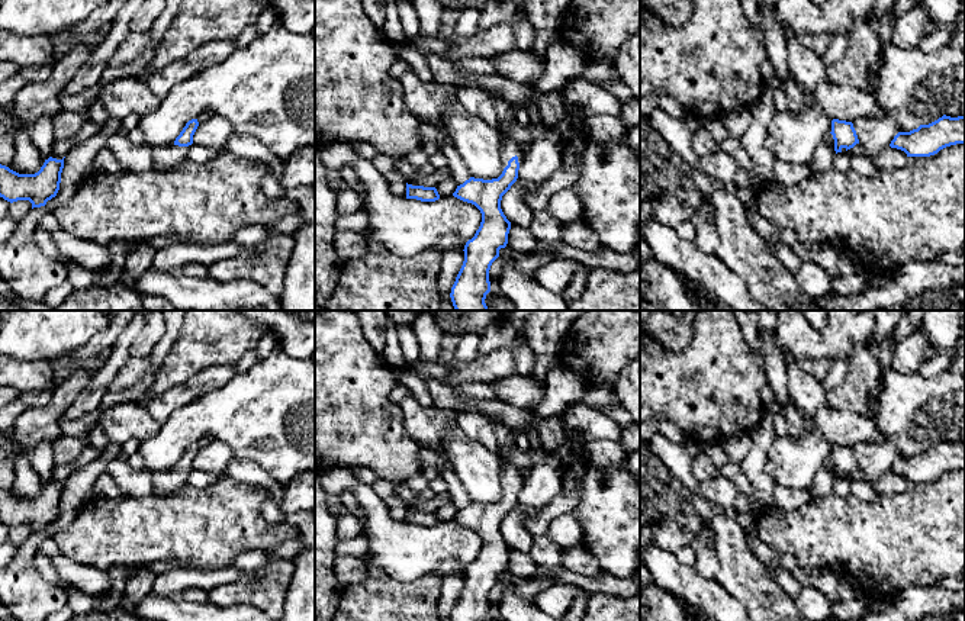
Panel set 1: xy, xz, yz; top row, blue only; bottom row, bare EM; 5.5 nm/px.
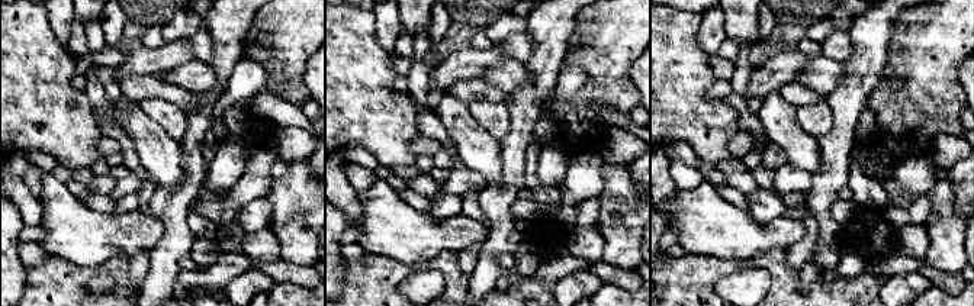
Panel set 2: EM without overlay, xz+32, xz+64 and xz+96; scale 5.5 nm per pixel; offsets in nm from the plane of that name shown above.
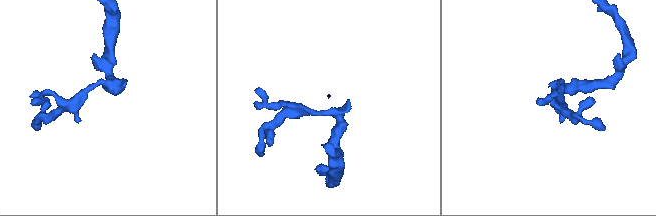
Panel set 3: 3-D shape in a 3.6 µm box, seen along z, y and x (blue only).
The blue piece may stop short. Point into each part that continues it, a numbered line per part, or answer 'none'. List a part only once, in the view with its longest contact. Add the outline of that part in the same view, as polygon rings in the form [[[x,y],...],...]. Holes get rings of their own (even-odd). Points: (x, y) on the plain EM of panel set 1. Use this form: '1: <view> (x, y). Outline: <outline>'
1: xz (510, 473). Outline: [[[501,454],[502,456],[502,463],[504,463],[504,470],[502,470],[502,489],[504,489],[504,493],[508,490],[508,486],[512,483],[512,482],[518,482],[518,488],[520,490],[522,489],[522,483],[524,483],[524,479],[521,476],[521,469],[518,469],[515,464],[512,464],[506,456]]]

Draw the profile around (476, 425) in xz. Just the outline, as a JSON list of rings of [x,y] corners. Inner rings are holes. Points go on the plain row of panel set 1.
[[[460,412],[457,414],[457,425],[467,437],[479,441],[492,451],[498,451],[495,427],[488,416],[477,412]]]

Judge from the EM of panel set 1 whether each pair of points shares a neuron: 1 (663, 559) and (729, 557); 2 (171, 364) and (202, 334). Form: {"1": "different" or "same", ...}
{"1": "different", "2": "same"}

